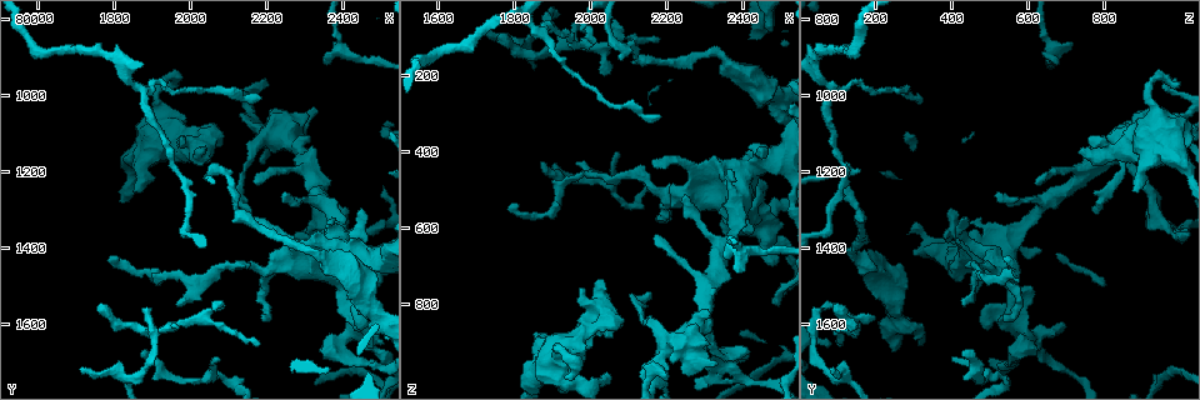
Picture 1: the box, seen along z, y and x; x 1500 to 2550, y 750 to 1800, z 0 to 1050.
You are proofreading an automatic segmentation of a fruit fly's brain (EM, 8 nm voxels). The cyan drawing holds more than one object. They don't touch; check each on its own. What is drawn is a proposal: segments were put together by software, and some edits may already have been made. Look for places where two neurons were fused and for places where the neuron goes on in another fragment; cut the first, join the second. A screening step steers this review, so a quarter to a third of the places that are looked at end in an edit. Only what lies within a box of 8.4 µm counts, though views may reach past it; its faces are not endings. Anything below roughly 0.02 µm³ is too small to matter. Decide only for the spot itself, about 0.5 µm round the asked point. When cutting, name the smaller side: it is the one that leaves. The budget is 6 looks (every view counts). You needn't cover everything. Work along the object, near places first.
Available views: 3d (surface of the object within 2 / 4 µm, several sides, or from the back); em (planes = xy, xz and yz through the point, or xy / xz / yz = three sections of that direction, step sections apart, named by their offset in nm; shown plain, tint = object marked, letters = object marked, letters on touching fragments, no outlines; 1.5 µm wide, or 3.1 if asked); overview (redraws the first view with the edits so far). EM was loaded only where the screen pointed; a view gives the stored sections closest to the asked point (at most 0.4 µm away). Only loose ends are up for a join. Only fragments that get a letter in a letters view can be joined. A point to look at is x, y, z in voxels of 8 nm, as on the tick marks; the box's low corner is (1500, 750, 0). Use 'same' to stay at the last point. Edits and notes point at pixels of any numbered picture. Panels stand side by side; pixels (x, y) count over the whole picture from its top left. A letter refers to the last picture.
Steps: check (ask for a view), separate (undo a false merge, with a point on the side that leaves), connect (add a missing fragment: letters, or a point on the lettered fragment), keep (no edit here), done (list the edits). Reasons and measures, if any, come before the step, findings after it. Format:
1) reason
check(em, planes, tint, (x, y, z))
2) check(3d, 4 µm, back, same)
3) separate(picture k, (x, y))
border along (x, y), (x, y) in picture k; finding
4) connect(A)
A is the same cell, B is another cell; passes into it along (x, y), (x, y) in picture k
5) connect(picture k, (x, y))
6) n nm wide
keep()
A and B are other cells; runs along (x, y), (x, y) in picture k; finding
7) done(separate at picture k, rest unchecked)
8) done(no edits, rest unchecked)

free end
check(em, planes, letters, (2035, 1590, 190))

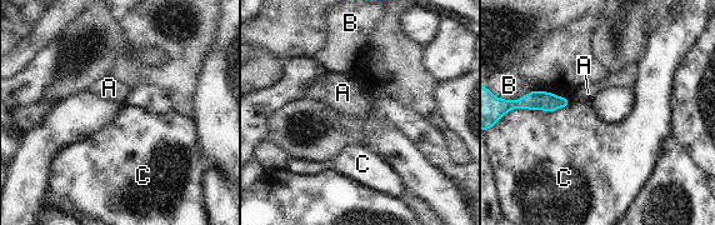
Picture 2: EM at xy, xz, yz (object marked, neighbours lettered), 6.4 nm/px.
keep()
A, B and C are other cells; runs along (566, 101), (504, 105), (488, 119) in picture 2; none of them fits

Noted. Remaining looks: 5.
free end
check(em, yz, step 4, letters, (2160, 1325, 420))

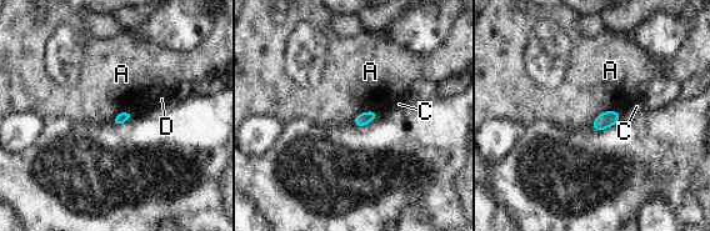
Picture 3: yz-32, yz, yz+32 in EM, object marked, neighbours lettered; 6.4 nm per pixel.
another direction
check(em, planes, letters, same)

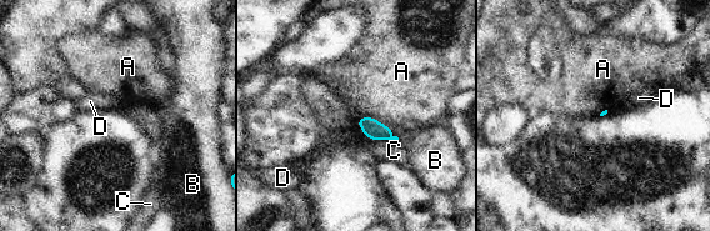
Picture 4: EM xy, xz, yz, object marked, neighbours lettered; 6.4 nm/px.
keep()
A, B, C and D are other cells; border along (356, 120), (374, 117), (399, 139) in picture 4; no lettered fragment goes on from it

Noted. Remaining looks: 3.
branch stops here
check(3d, 2 µm, (2420, 1530, 620))

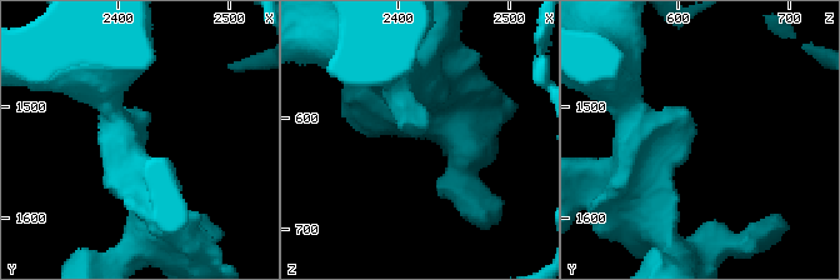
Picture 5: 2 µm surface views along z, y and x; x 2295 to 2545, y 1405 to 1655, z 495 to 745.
arms of 300, 340 nm; now the EM
check(em, planes, tint, (2422, 1528, 614))

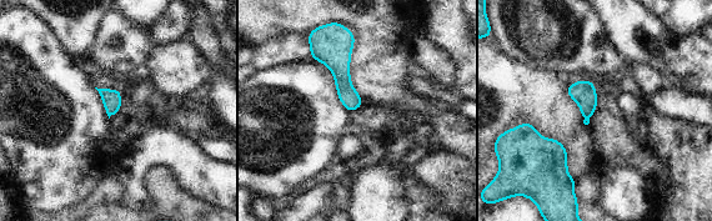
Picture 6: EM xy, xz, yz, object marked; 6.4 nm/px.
see the neighbours
check(em, planes, letters, same)

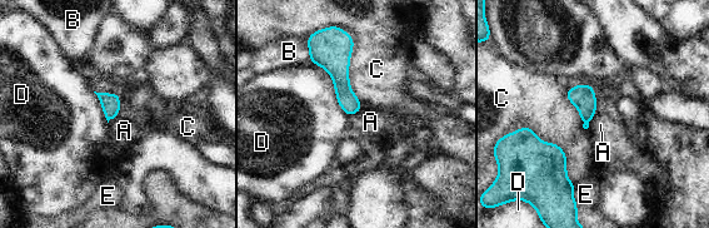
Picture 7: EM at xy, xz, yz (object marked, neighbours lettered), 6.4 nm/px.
keep()
A, B, C, D and E are other cells; border along (121, 108), (108, 122) in picture 7; no lettered fragment goes on from it

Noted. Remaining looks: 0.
done(no edits, rest unchecked)

